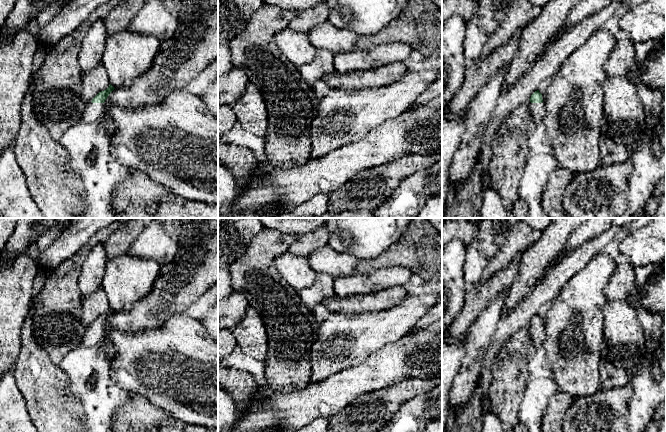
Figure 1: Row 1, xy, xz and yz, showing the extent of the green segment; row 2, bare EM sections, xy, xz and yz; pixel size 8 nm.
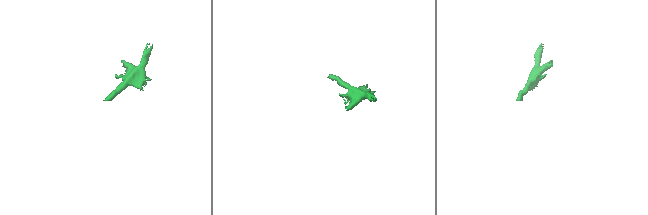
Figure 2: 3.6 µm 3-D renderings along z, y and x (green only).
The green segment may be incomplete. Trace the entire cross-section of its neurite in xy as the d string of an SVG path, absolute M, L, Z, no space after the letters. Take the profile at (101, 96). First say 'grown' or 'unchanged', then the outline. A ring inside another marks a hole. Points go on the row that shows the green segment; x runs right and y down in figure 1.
grown | M110 84L106 90L99 92L91 102L86 103L80 122L90 124L102 121L105 114L104 102L114 89L115 88Z

